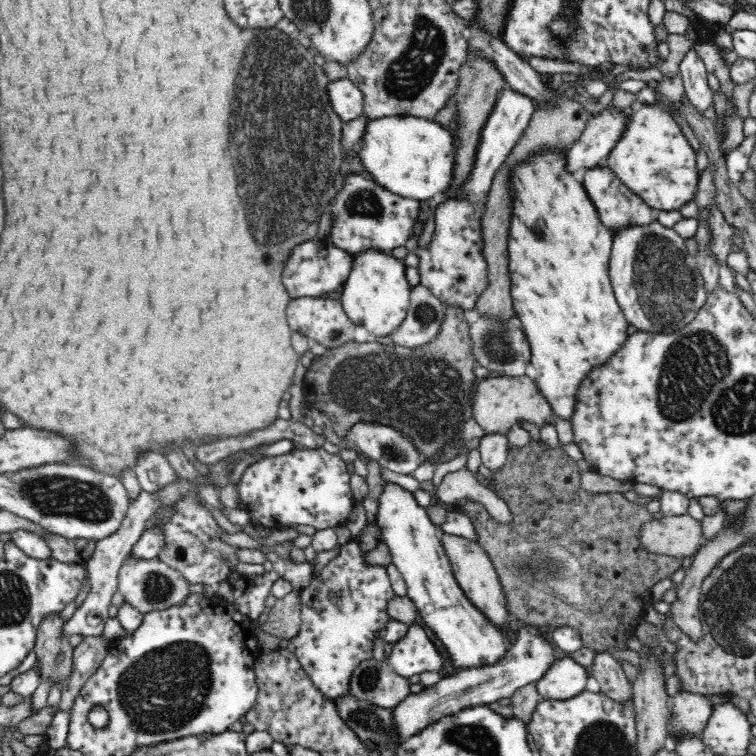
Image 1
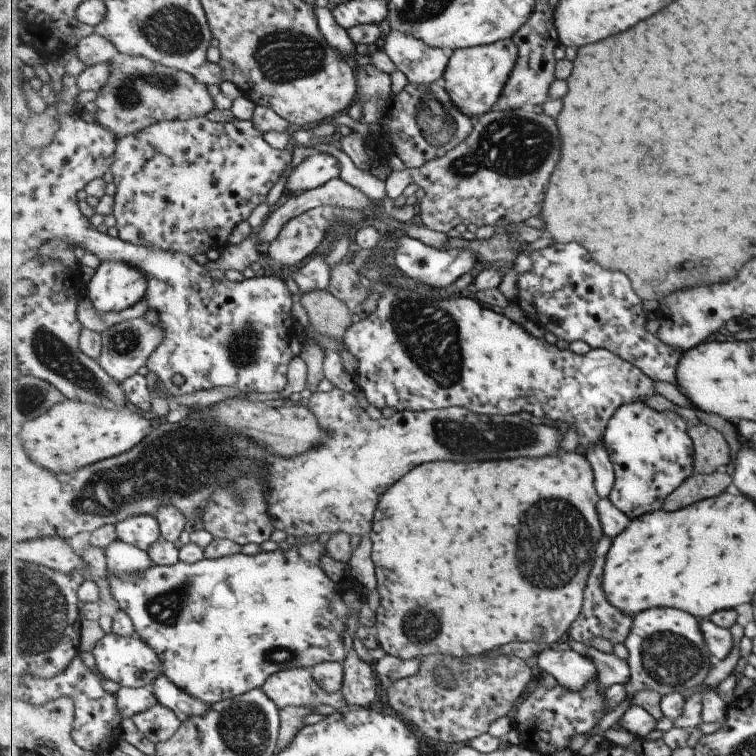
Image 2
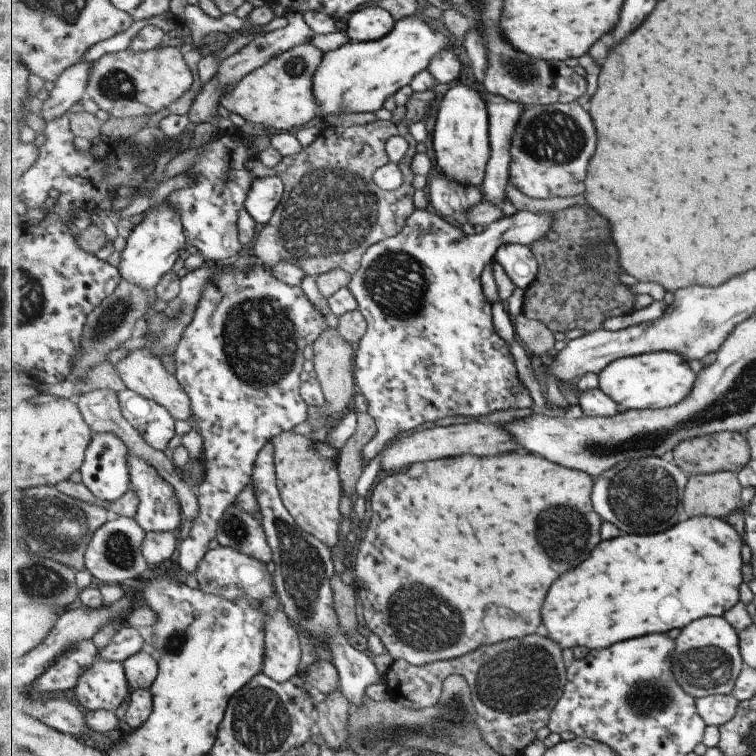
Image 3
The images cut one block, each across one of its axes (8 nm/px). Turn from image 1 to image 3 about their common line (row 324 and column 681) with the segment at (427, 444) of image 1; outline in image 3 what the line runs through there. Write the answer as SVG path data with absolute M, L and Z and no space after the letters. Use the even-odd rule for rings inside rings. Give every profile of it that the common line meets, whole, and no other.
M725 431L681 441L672 451L675 464L688 475L706 475L721 471L741 472L752 460L752 447L744 434Z

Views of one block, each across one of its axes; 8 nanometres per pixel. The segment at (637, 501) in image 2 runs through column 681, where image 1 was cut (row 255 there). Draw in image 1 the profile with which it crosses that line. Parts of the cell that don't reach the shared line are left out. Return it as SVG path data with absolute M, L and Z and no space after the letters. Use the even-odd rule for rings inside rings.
M509 86L499 95L480 130L481 138L476 146L475 160L470 174L456 194L450 199L438 198L429 207L434 215L434 232L430 242L418 252L418 273L420 285L425 286L432 295L446 306L462 309L462 312L475 310L477 300L489 287L490 269L485 256L483 237L483 214L486 200L492 188L492 181L498 170L505 164L514 146L530 123L534 112L534 100L516 92Z

